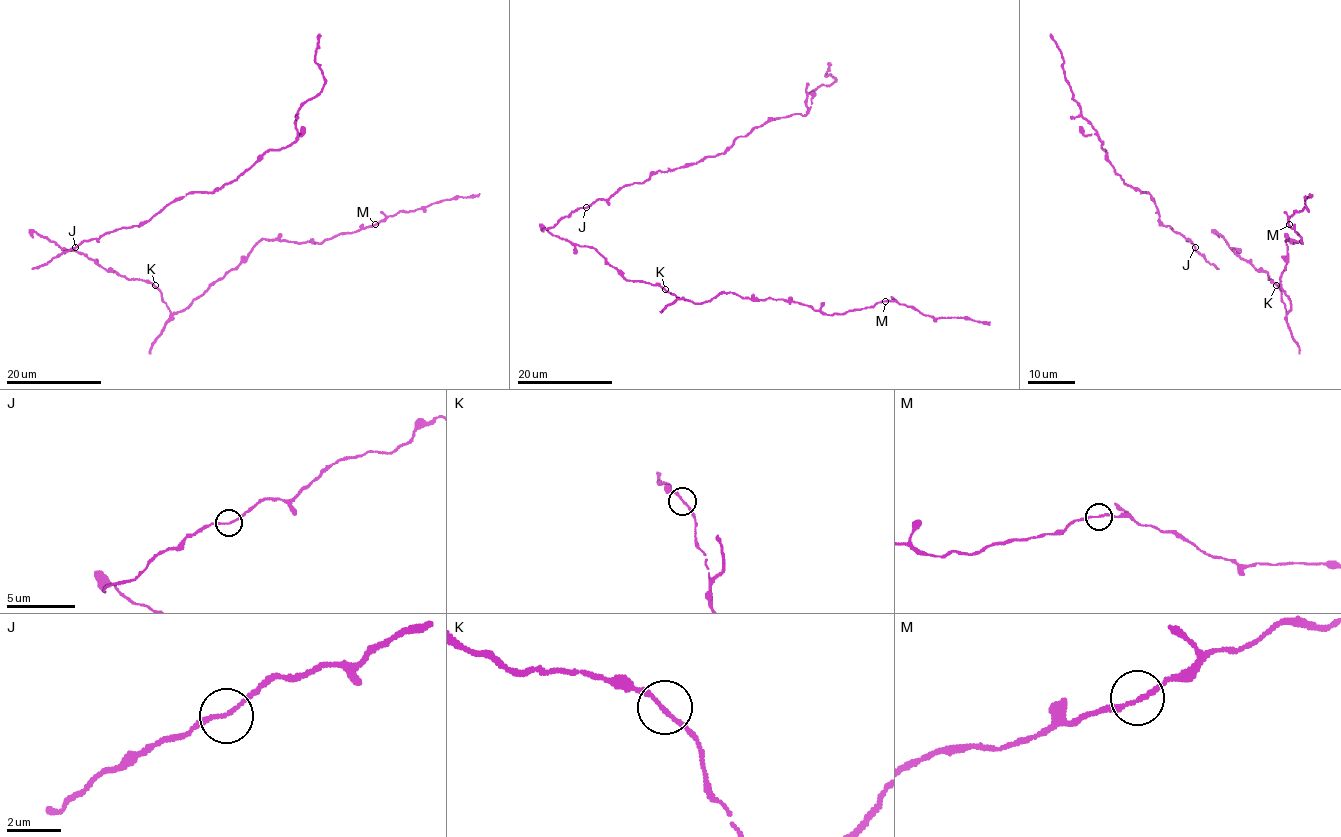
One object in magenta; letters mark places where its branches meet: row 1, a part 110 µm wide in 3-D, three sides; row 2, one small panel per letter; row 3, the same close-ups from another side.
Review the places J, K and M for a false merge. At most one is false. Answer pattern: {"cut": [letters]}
{"cut": ["M"]}

